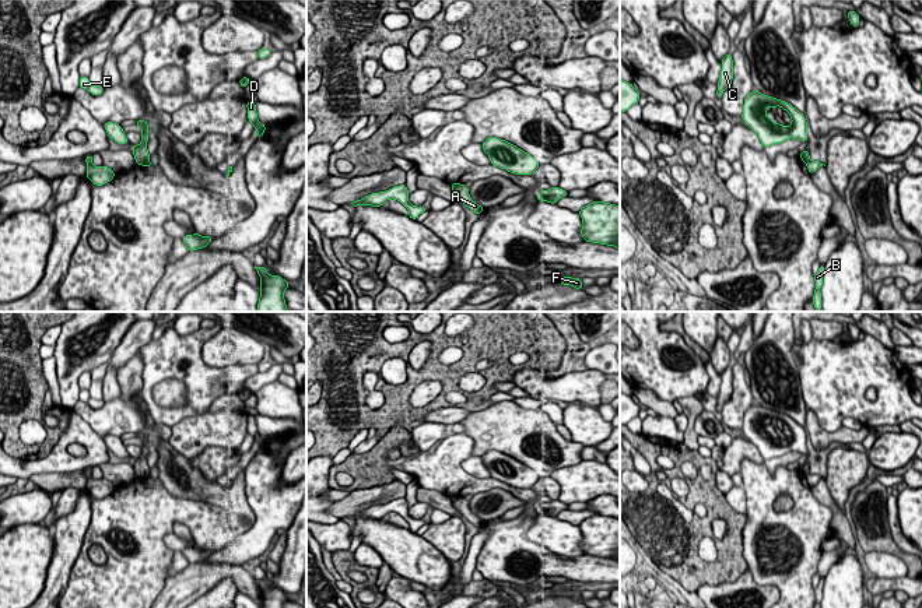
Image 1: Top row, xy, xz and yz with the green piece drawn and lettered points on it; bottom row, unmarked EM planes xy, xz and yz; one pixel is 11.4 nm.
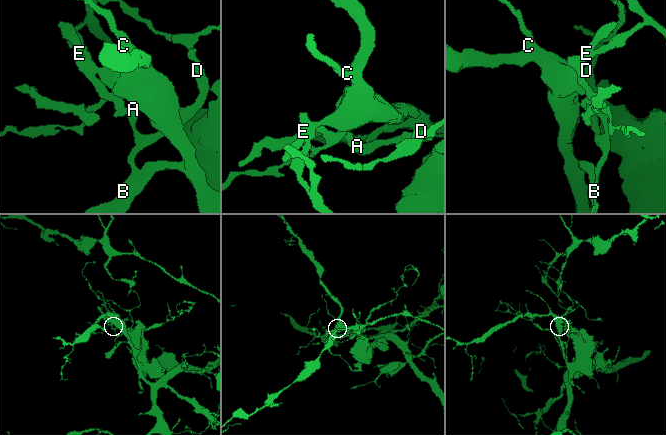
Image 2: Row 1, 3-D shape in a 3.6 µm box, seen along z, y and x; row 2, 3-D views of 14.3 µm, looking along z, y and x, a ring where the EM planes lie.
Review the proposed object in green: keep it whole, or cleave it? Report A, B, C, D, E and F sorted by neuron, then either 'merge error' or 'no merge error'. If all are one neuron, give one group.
groups A B D / C E F; merge error

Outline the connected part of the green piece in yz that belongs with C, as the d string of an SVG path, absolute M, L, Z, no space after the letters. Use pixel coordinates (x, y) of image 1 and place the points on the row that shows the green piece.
M728 53L723 59L722 59L722 70L721 70L721 75L719 75L719 81L716 84L718 91L716 91L716 96L722 98L722 94L726 88L730 87L732 80L733 80L733 60L732 60L732 55Z

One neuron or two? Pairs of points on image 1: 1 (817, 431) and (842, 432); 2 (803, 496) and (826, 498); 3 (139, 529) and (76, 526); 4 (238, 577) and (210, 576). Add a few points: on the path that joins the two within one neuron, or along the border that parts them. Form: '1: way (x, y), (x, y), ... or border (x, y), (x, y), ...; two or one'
1: way (823, 436), (837, 436); one
2: border (810, 487), (810, 492), (831, 510), (831, 527); two
3: border (90, 494), (91, 520), (77, 556); two
4: way (231, 572), (217, 572); one

